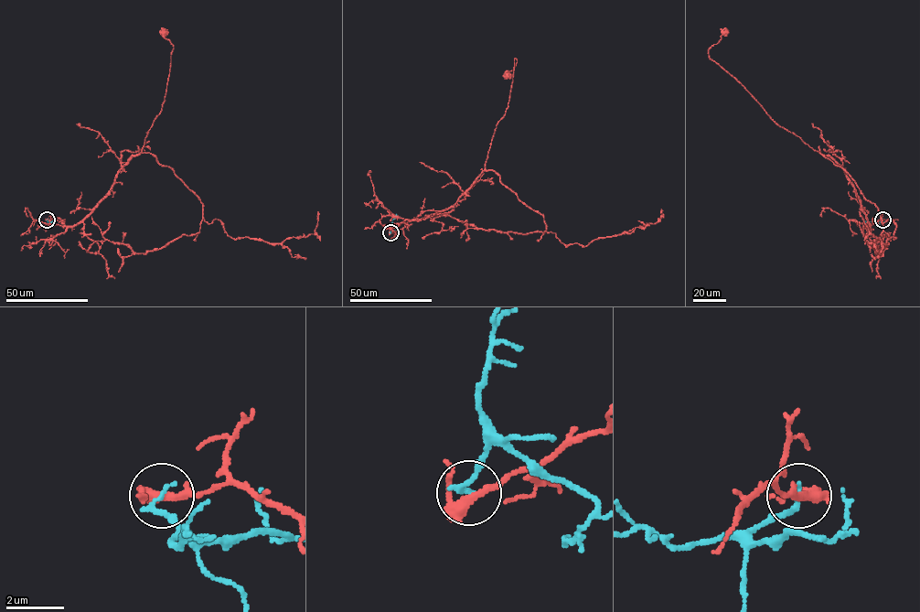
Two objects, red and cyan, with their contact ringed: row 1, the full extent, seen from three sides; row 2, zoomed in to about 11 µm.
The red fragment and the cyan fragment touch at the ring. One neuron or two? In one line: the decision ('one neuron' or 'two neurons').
two neurons

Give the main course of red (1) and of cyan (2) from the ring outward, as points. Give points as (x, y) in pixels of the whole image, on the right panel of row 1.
1: (882, 220), (870, 226), (844, 170), (819, 153), (882, 223), (892, 219), (896, 238), (882, 243), (859, 212)
2: (882, 220), (864, 221)

